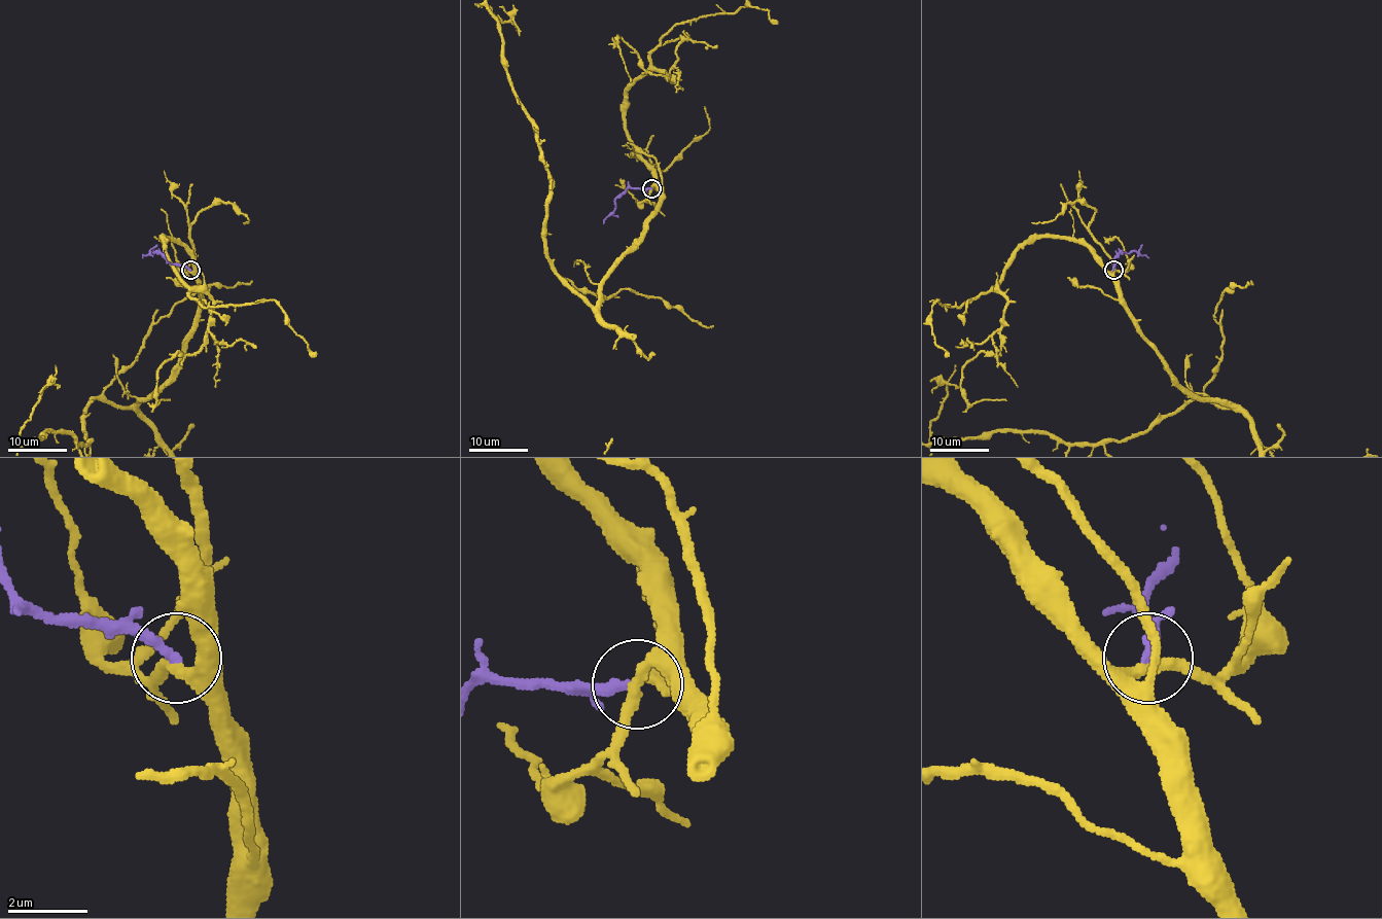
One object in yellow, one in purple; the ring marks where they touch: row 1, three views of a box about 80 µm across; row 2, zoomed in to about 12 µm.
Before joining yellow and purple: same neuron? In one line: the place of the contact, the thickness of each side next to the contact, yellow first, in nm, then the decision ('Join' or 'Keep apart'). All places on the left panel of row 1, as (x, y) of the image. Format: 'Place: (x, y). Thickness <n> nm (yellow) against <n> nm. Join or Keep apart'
Place: (190, 270). Thickness 280 nm (yellow) against 260 nm. Keep apart

